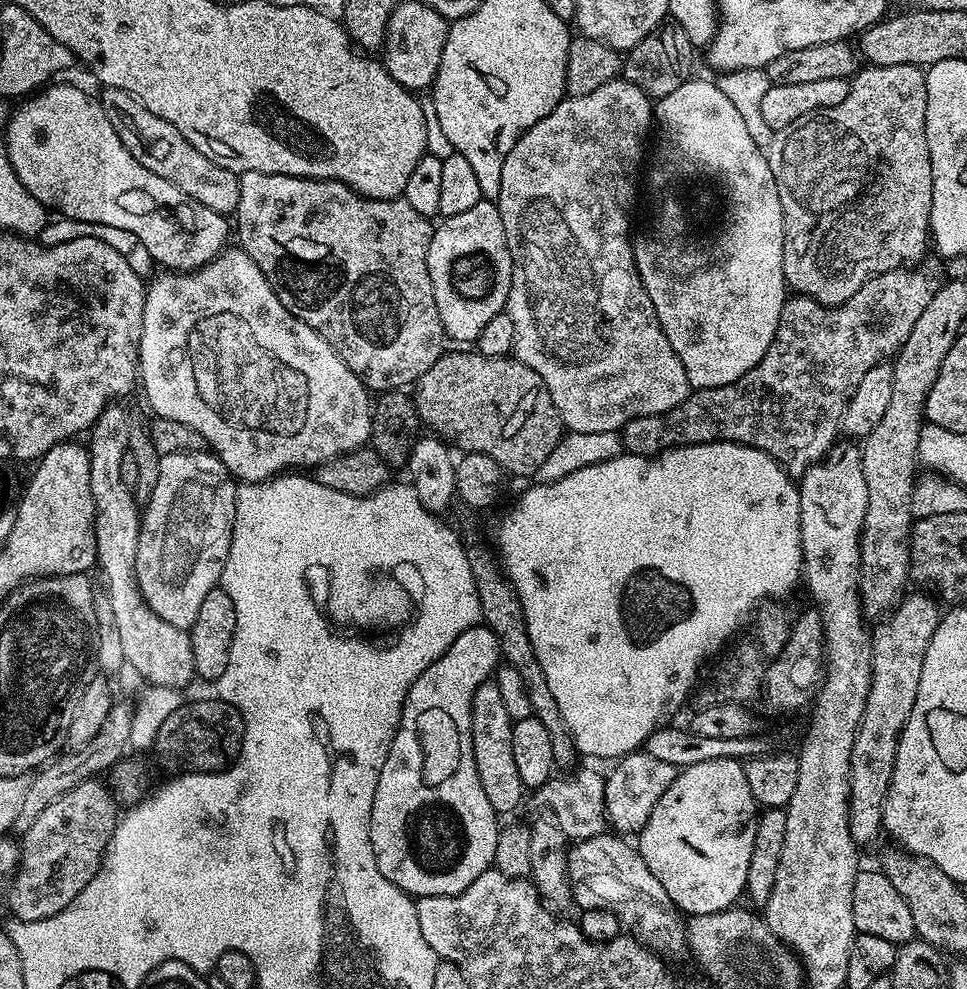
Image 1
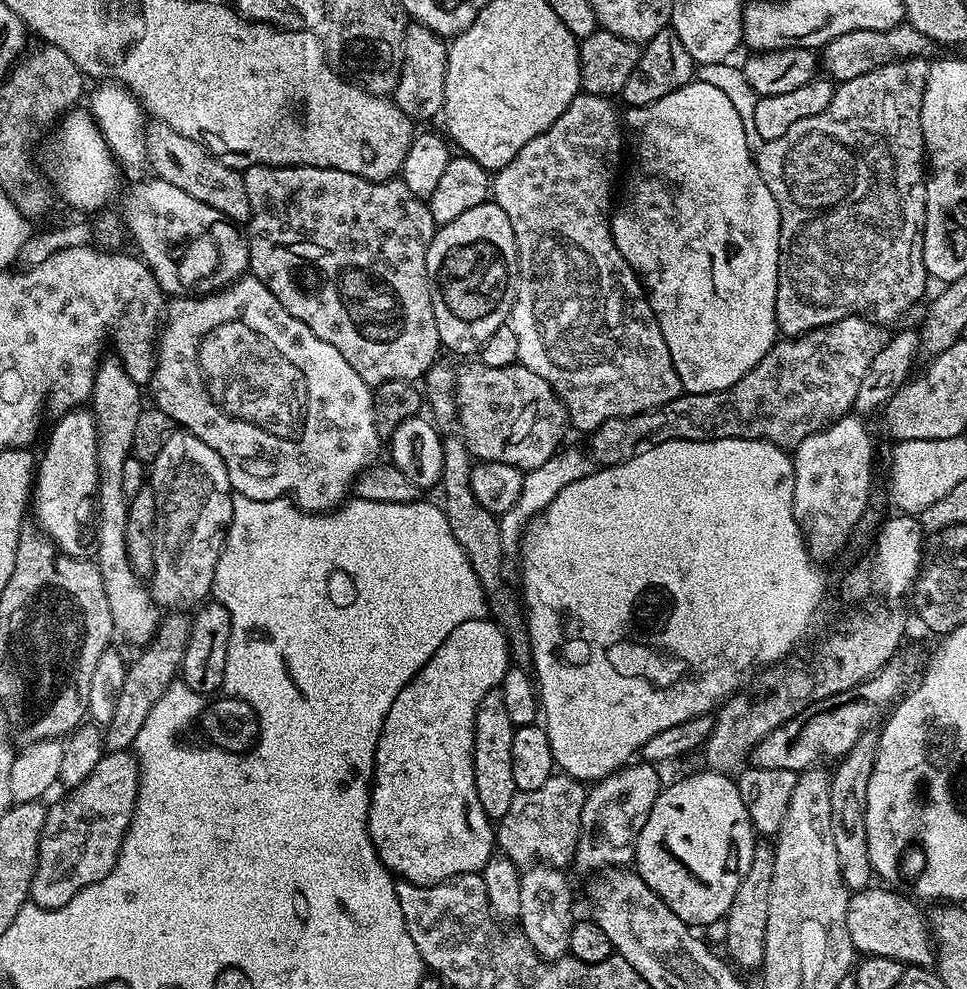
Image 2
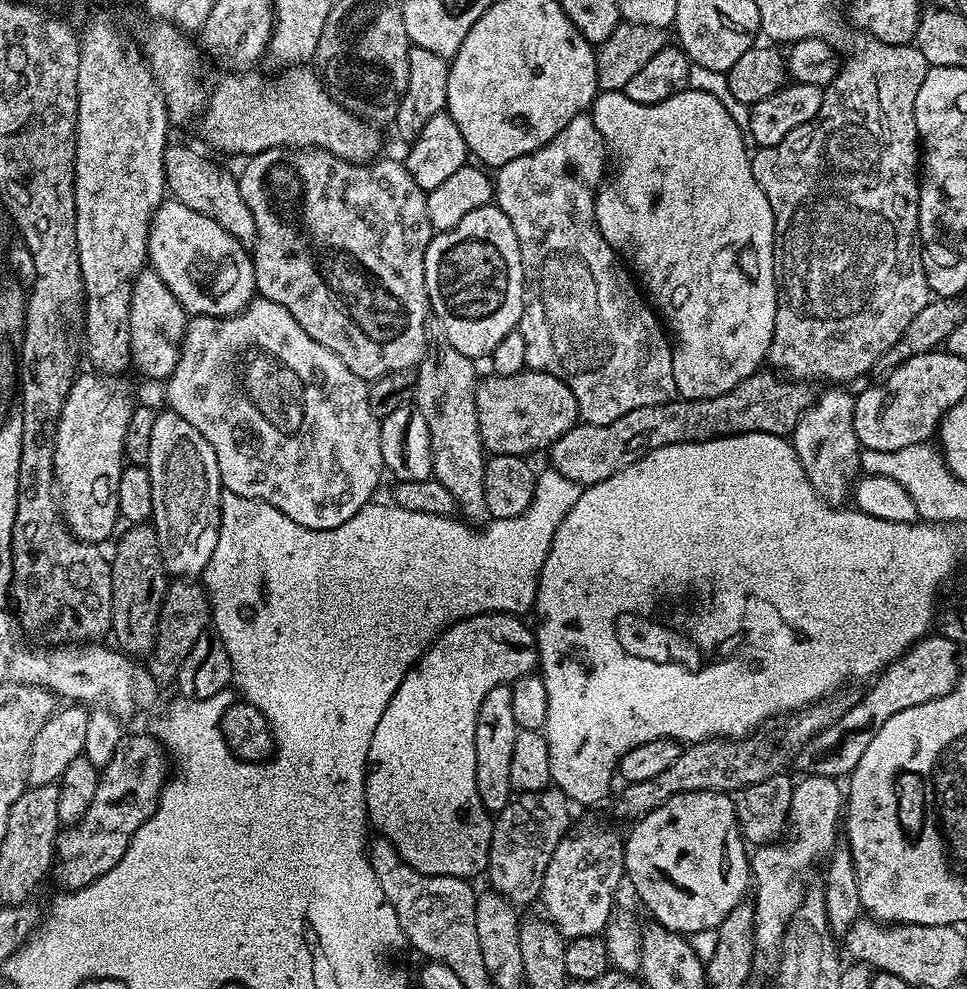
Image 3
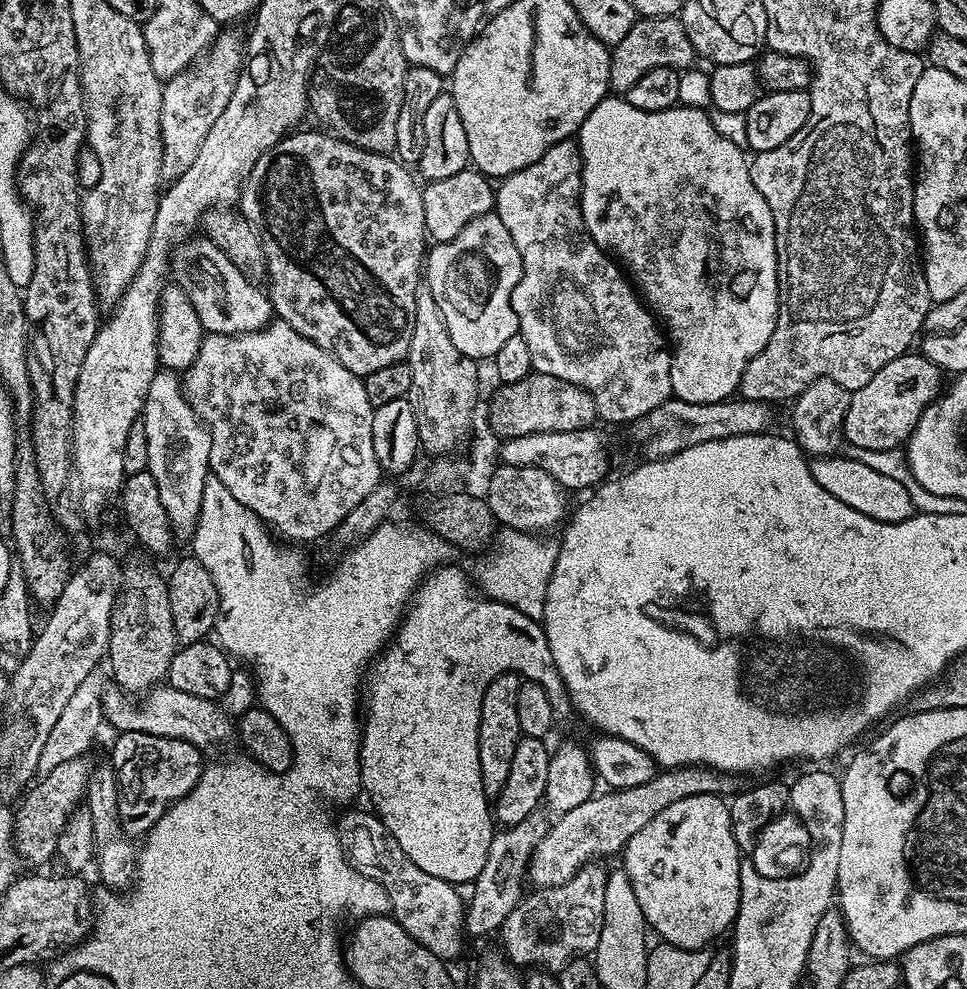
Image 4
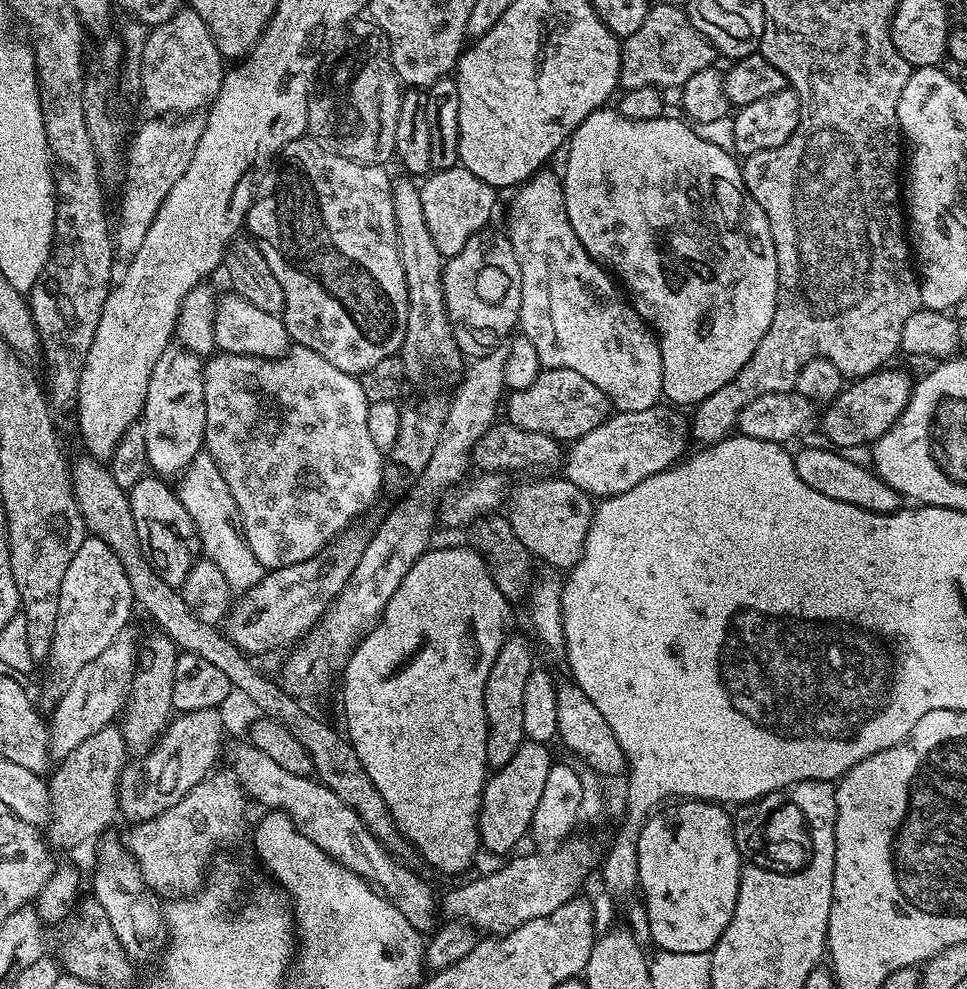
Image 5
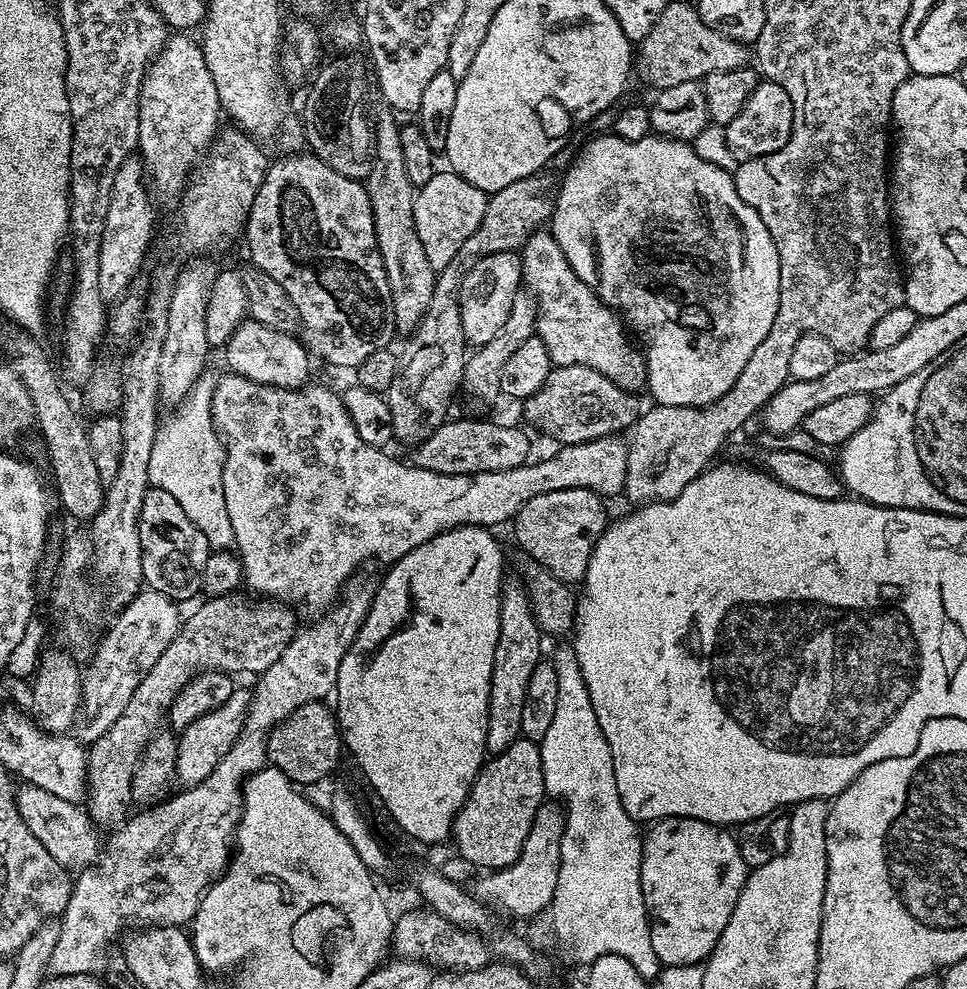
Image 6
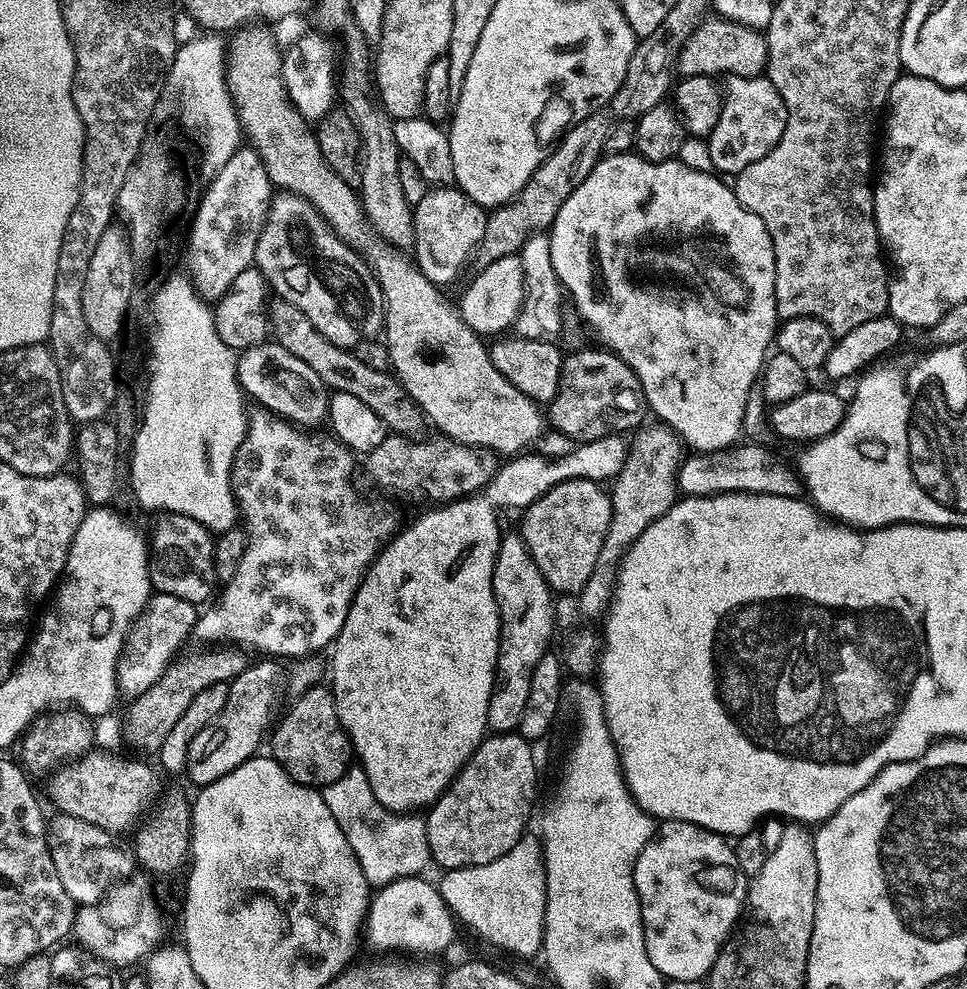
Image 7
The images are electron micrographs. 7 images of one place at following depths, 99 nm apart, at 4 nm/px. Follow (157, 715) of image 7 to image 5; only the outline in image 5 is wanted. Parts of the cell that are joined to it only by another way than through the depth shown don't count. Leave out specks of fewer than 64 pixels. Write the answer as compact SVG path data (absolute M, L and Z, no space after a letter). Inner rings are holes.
M356 522L339 532L314 558L294 562L285 568L265 571L253 588L245 588L231 605L226 617L226 635L241 652L272 652L275 648L295 645L303 632L311 633L319 625L324 611L336 601L336 595L346 586L354 566L362 562L373 529ZM109 726L98 730L98 734L90 734L90 738L86 738L86 742L78 746L78 750L70 750L70 754L66 754L51 769L47 781L48 793L52 799L52 818L46 825L46 840L53 849L72 848L75 844L86 843L87 840L95 841L111 829L108 827L115 822L116 816L118 820L120 812L120 773L124 771L125 763L124 736L119 727Z

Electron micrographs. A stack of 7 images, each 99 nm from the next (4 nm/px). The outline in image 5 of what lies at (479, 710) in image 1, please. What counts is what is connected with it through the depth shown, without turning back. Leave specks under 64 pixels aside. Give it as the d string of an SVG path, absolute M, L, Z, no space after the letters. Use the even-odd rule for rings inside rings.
M509 635L505 639L502 650L498 650L498 658L494 658L494 666L490 666L490 678L486 678L484 691L484 709L488 733L486 734L486 762L489 769L495 770L506 766L514 754L518 754L518 746L525 742L522 730L522 701L526 678L532 672L532 648L524 636Z

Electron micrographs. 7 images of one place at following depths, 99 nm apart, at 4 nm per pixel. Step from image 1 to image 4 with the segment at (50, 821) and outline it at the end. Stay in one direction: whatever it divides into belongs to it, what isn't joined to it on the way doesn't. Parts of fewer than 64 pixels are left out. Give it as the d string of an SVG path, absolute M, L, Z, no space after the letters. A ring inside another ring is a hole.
M121 732L115 737L111 763L122 768L122 816L129 833L146 834L174 802L198 782L202 771L201 749L178 738L162 738L141 732Z

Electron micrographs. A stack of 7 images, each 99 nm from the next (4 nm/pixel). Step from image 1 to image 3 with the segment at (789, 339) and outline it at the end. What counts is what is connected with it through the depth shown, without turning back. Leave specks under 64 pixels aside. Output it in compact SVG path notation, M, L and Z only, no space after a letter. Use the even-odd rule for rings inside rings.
M758 370L753 376L740 380L734 390L714 398L677 398L658 406L642 406L642 410L630 410L630 414L622 414L622 418L606 422L606 426L577 423L575 428L566 430L562 438L550 445L551 467L558 474L566 474L566 478L587 486L610 478L627 464L642 459L662 446L687 444L693 440L714 440L718 436L739 436L742 432L791 437L800 416L812 405L813 393L808 393L807 383L781 378L772 370L764 371Z

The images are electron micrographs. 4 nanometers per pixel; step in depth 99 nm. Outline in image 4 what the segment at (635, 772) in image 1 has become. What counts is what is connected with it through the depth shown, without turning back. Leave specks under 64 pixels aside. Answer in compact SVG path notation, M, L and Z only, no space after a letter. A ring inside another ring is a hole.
M600 862L585 864L576 871L573 880L553 888L536 888L521 899L498 929L503 955L513 965L532 964L528 966L558 970L567 960L596 951L602 933L603 898L609 874L609 869L602 865Z

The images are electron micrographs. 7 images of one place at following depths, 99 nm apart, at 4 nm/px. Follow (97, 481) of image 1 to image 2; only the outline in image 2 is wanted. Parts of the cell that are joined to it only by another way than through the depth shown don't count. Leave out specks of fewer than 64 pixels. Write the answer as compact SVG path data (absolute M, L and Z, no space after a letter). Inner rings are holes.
M105 359L100 367L96 369L96 381L90 401L90 411L96 418L96 441L98 442L98 482L100 490L98 493L98 519L96 521L96 542L94 545L94 559L98 570L102 574L102 586L106 586L106 602L110 602L110 614L115 631L120 632L132 644L145 646L151 643L156 634L156 628L162 619L161 609L152 599L151 591L142 585L142 578L130 566L130 558L126 554L126 514L128 513L129 497L122 490L122 466L128 456L133 455L134 429L138 427L138 418L142 411L140 404L141 385L126 374L124 365L119 359Z

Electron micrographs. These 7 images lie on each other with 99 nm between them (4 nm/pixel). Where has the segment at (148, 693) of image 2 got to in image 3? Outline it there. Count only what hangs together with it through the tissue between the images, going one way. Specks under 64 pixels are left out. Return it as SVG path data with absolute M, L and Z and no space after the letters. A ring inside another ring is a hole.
M176 578L169 583L168 593L164 595L162 602L162 610L158 618L158 630L156 631L156 644L152 647L150 659L146 664L146 671L153 681L160 680L175 681L176 676L180 673L180 663L186 658L186 654L190 654L190 646L194 646L194 642L198 642L198 638L203 636L210 628L210 601L208 593L203 583L197 582L192 578Z

